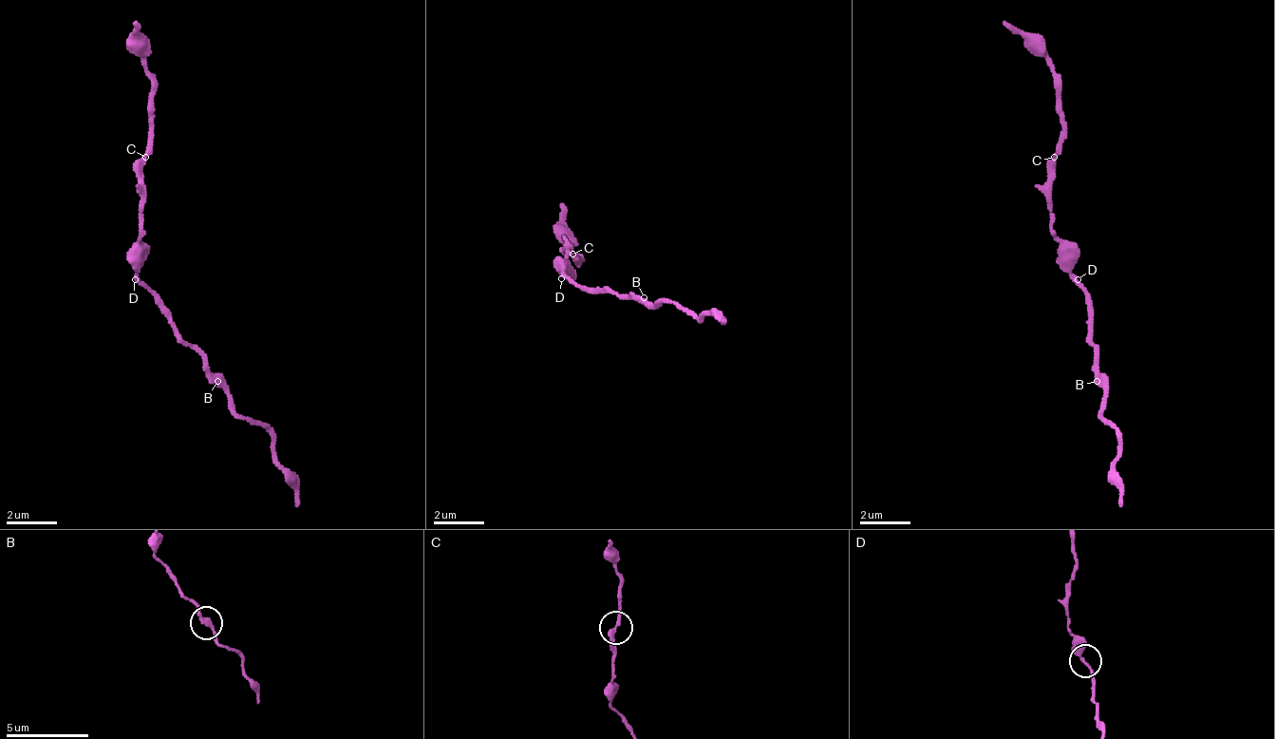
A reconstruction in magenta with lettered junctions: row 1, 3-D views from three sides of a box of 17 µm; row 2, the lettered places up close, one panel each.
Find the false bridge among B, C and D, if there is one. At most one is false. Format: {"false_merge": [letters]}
{"false_merge": []}

